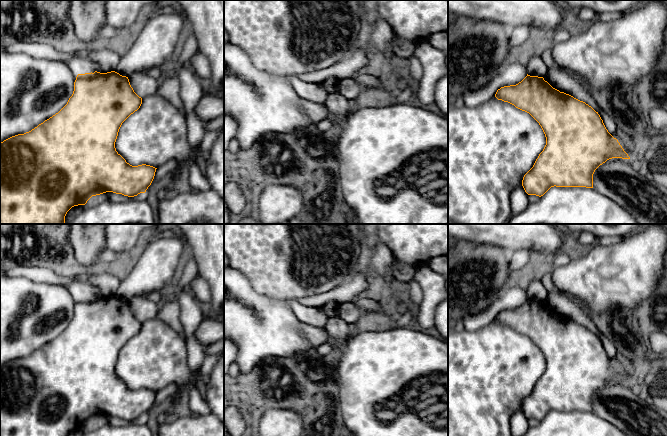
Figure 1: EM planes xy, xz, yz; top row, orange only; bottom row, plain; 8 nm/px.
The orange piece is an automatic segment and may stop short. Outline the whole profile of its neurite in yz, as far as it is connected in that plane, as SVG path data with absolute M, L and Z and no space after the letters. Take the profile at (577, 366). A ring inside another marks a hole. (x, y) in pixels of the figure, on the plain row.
M527 298L518 308L498 313L495 321L529 337L545 358L546 369L522 404L522 410L528 419L541 421L554 410L593 412L593 398L600 389L612 382L630 383L618 364L608 356L598 336L585 326L553 312L543 301Z

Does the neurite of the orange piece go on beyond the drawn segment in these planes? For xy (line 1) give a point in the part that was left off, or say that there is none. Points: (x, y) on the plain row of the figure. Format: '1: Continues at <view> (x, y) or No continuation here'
1: No continuation here

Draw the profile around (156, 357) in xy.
M159 319L143 322L140 332L122 347L115 372L132 390L146 388L158 392L176 384L177 391L170 396L171 405L194 380L207 379L190 370L185 340Z

